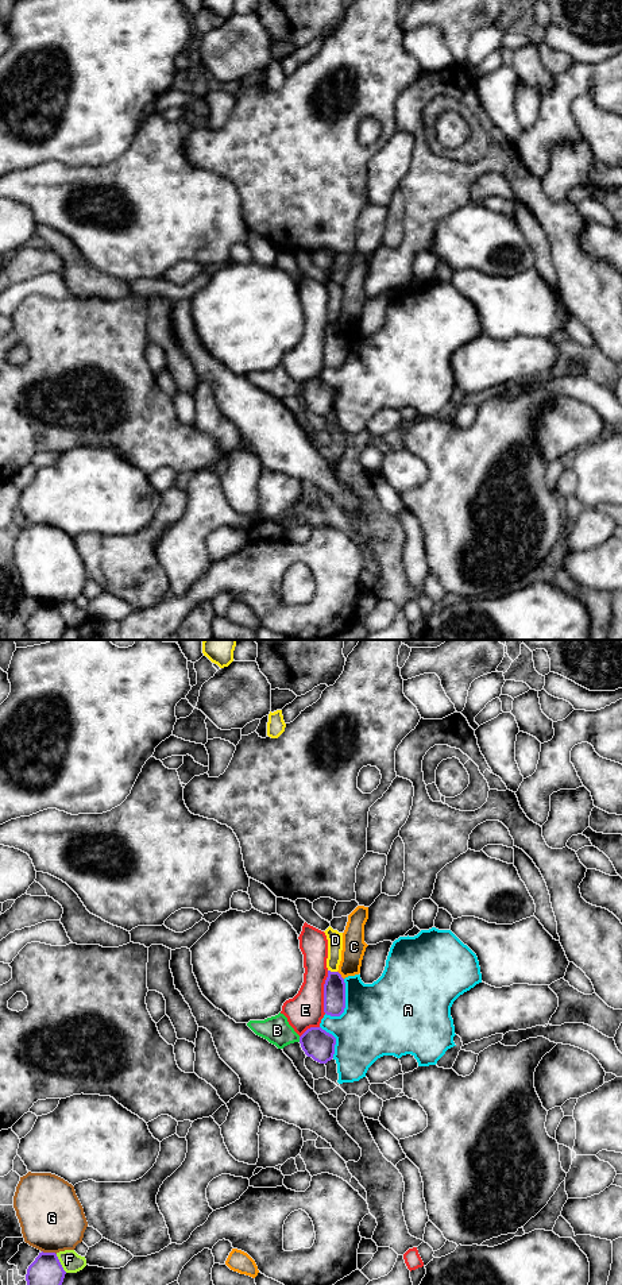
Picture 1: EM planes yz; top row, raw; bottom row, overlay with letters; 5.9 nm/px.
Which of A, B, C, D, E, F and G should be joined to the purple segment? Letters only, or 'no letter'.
no letter

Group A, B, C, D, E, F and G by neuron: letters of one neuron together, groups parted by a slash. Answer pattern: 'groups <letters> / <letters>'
groups A / B / C / D / E / F / G

